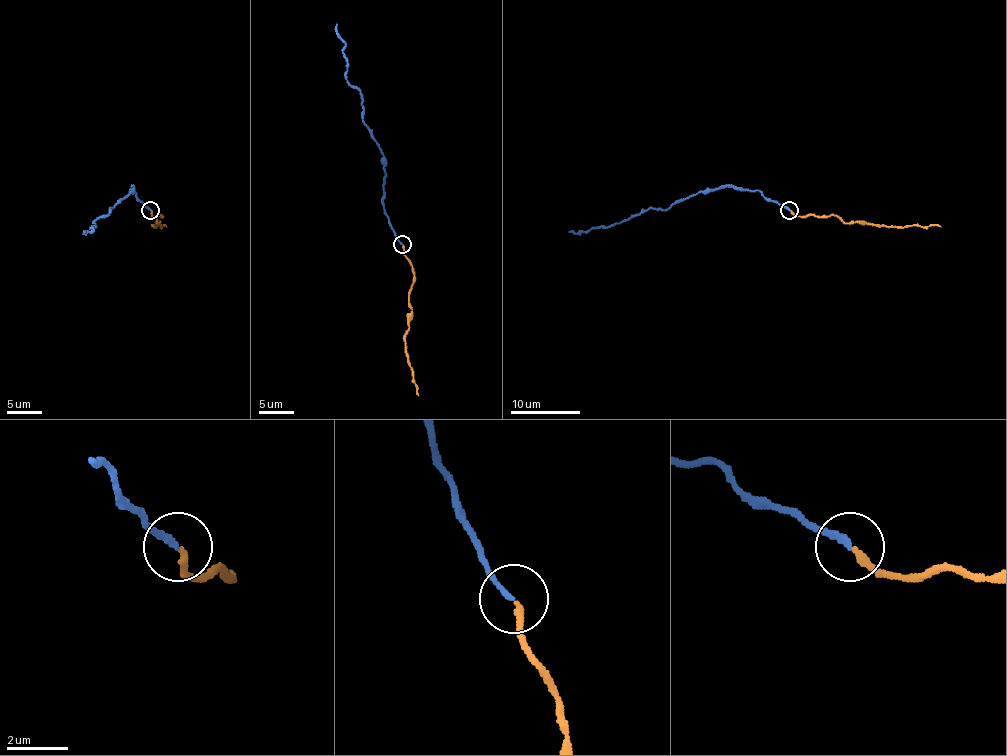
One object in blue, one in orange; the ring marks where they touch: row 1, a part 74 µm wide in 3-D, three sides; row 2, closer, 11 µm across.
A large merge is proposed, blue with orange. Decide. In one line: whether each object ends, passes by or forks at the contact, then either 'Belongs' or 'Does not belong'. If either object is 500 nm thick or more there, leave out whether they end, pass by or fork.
At the ring blue ends. At the ring orange ends. Belongs

